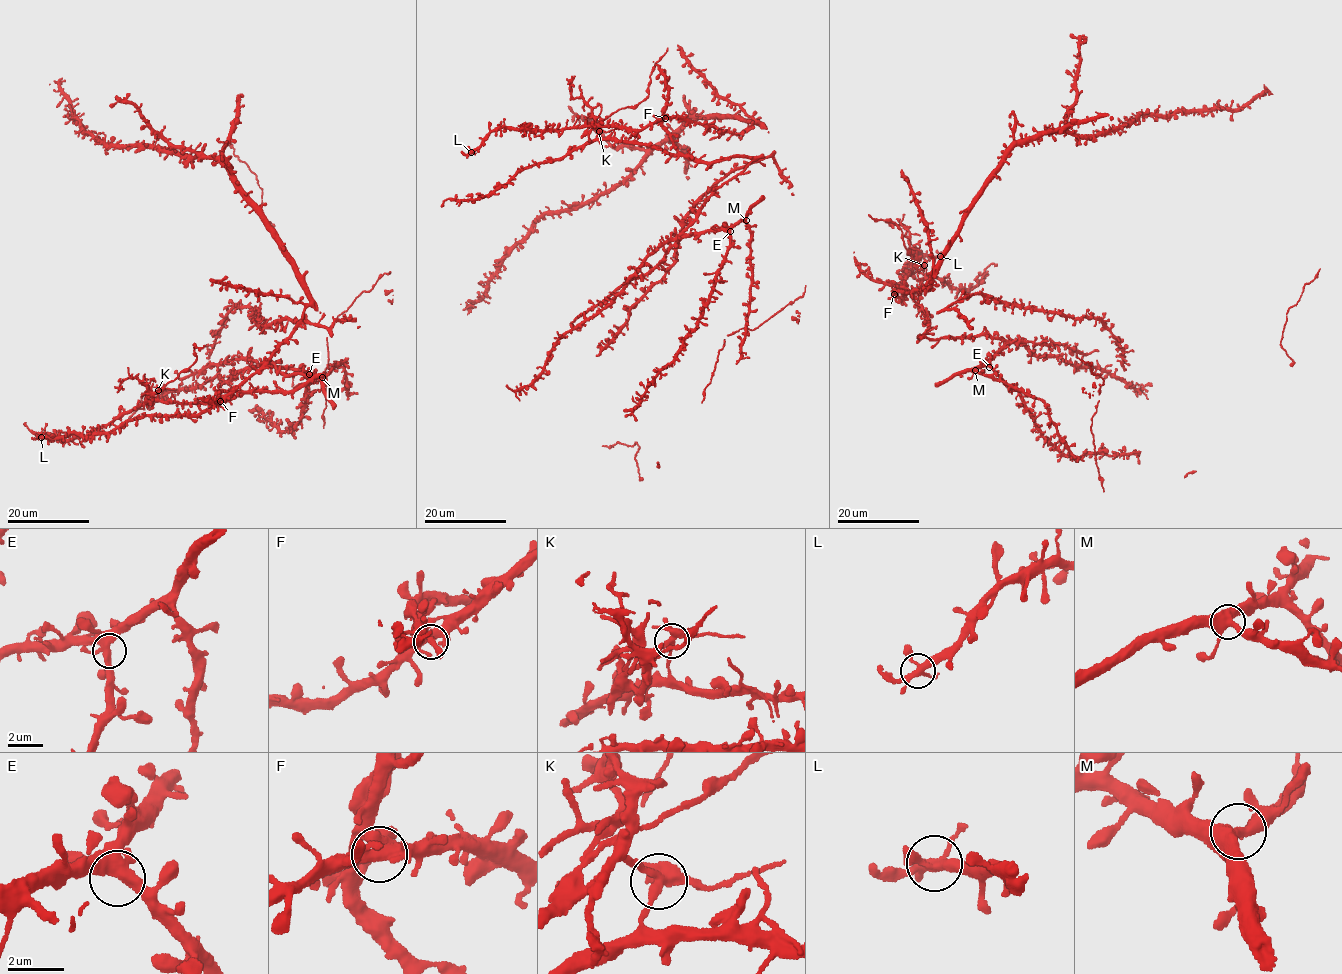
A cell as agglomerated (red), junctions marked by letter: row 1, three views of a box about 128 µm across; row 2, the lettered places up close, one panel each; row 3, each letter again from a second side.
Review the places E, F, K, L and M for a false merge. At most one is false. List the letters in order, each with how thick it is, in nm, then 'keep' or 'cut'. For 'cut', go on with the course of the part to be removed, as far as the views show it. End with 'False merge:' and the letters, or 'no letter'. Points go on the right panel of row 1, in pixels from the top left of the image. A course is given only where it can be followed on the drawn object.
E: calibre 440 nm; keep
F: calibre 360 nm; keep
K: calibre 360 nm; cut; course (924, 264), (915, 263), (908, 254), (901, 229), (895, 223), (868, 215)
L: calibre 300 nm; keep
M: calibre 400 nm; keep
False merge: K

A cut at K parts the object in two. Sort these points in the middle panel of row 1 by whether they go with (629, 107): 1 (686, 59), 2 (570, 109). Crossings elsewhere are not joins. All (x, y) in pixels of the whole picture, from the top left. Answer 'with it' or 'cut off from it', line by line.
1: cut off from it
2: cut off from it

